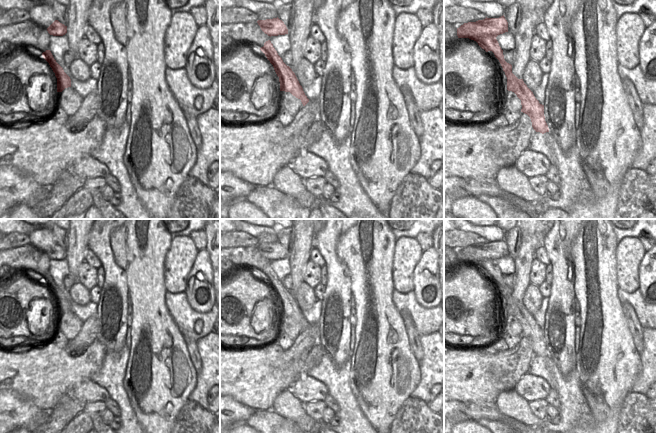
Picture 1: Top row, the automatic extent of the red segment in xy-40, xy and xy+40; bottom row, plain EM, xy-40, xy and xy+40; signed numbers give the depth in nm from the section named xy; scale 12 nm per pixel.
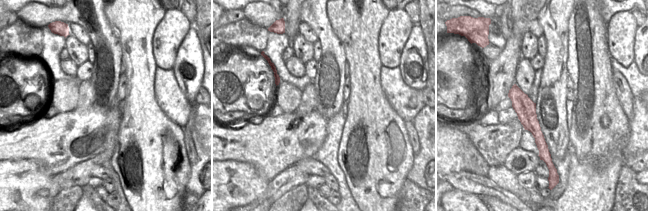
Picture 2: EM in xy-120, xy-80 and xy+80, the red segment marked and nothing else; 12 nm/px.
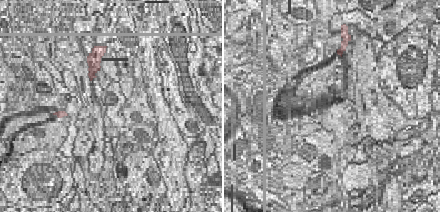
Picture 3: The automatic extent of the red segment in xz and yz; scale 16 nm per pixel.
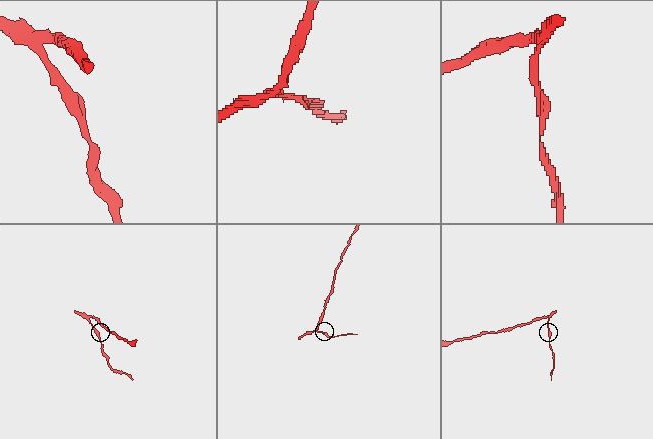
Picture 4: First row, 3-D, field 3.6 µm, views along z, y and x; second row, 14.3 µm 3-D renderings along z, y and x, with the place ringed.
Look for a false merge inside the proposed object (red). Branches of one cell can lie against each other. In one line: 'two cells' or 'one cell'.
two cells

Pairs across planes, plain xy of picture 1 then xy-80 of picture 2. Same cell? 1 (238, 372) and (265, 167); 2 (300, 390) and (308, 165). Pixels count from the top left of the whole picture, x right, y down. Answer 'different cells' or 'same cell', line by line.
1: same cell
2: same cell

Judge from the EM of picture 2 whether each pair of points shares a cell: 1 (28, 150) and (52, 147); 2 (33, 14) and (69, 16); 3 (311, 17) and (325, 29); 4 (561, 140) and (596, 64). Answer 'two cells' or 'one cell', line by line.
1: one cell
2: one cell
3: one cell
4: two cells

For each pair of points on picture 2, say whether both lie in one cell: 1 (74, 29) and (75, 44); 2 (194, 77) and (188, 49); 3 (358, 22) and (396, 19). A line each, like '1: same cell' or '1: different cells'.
1: different cells
2: same cell
3: different cells

